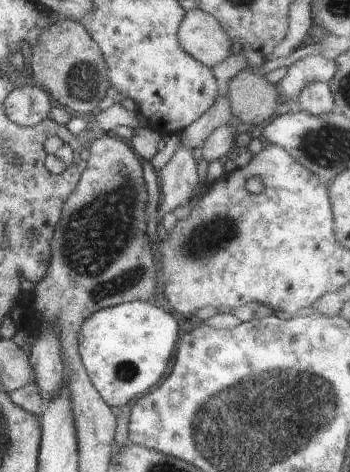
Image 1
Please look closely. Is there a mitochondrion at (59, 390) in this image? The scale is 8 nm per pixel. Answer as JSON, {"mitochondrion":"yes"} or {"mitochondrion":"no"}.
{"mitochondrion":"no"}

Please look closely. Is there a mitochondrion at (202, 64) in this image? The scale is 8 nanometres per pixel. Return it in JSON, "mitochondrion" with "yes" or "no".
{"mitochondrion":"no"}

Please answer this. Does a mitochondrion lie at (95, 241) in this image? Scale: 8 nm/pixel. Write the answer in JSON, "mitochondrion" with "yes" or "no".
{"mitochondrion":"yes"}

